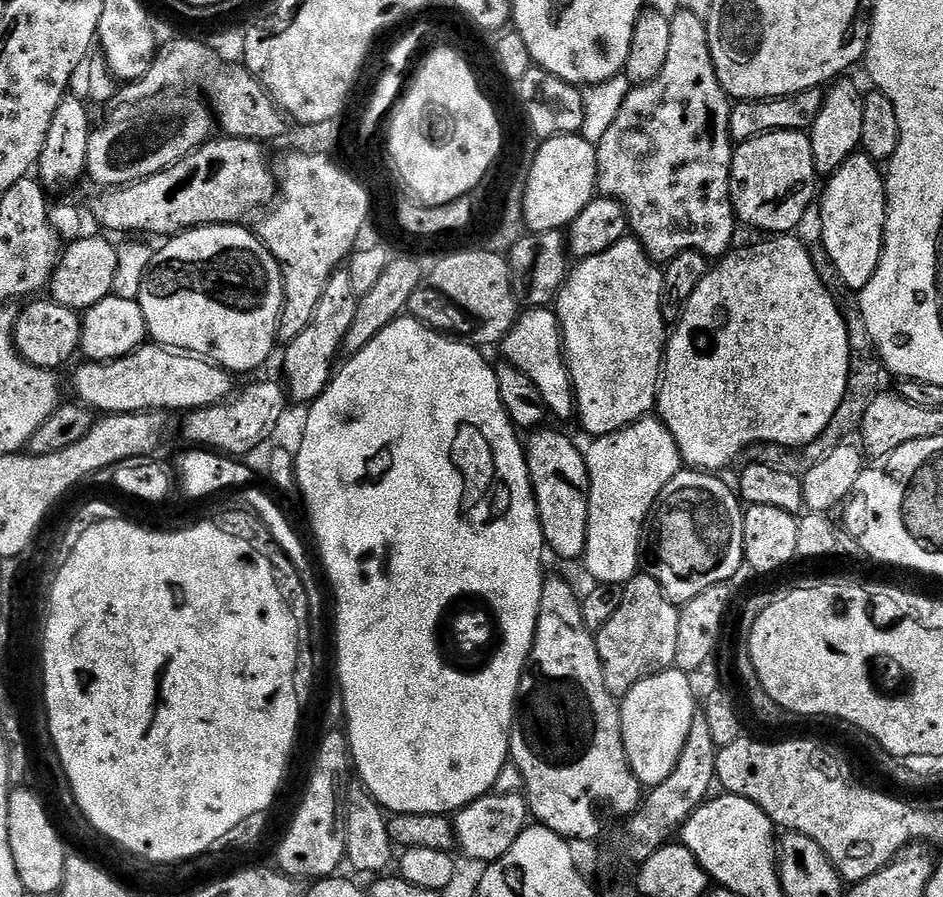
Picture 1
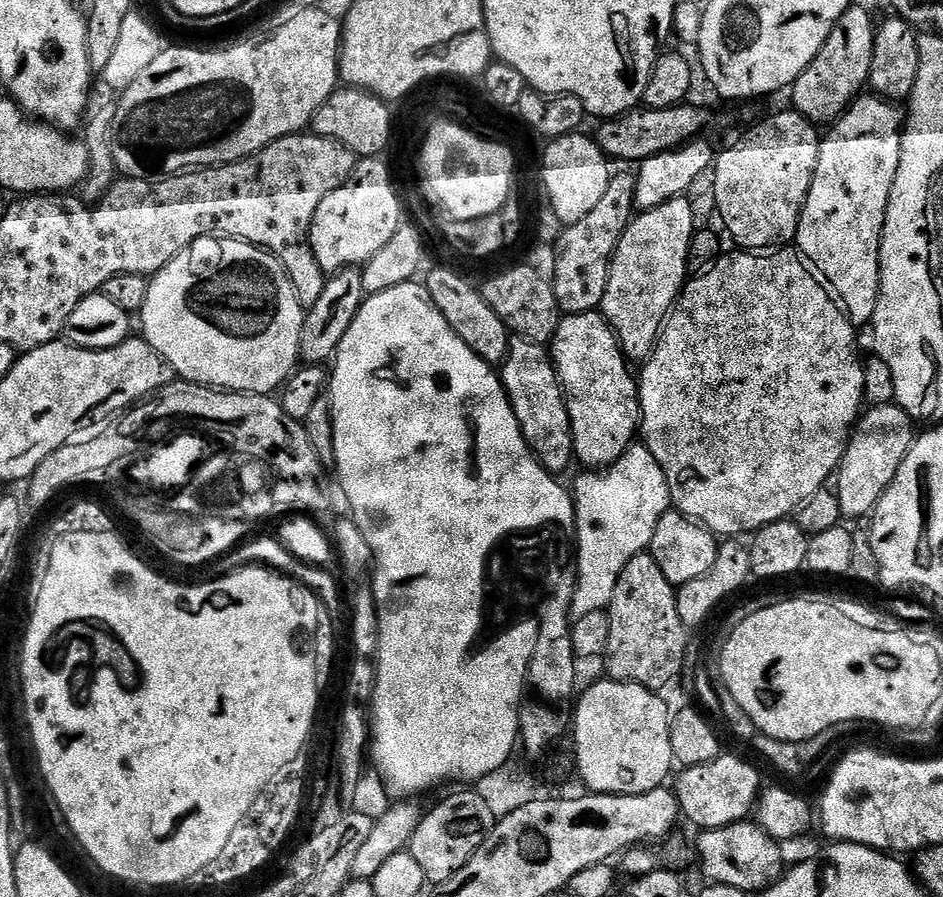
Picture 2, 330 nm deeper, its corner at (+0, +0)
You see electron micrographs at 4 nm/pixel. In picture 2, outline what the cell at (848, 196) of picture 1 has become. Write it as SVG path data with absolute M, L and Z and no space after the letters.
M864 94L852 101L852 105L831 125L829 136L820 142L818 166L814 170L812 185L794 241L795 247L809 265L822 277L823 283L834 293L853 325L871 325L880 293L880 239L884 233L886 210L890 202L890 190L898 174L898 162L902 154L905 113L895 103L875 94Z

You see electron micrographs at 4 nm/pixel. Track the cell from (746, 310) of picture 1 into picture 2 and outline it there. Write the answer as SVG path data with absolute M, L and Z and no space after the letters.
M784 246L779 250L769 251L767 254L757 254L752 250L735 250L729 254L721 255L715 264L711 265L707 270L701 271L699 274L693 275L691 279L684 285L684 290L680 294L679 300L676 301L662 331L659 340L656 342L656 348L652 352L651 358L643 365L644 373L639 373L638 387L640 389L640 426L638 429L639 439L644 447L650 450L650 454L654 454L654 458L658 462L658 466L662 466L662 474L666 474L666 482L670 486L670 494L672 495L672 508L682 515L688 516L715 532L720 538L740 538L743 532L755 534L764 528L767 524L773 524L779 520L789 519L795 512L802 507L814 494L818 494L825 487L824 484L835 477L839 466L840 459L844 457L844 451L848 449L848 441L862 415L862 407L865 403L864 398L864 366L862 356L856 353L856 332L851 320L848 319L843 308L834 299L833 293L822 283L821 277L810 267L807 260L800 255L799 251L793 250L791 247Z

